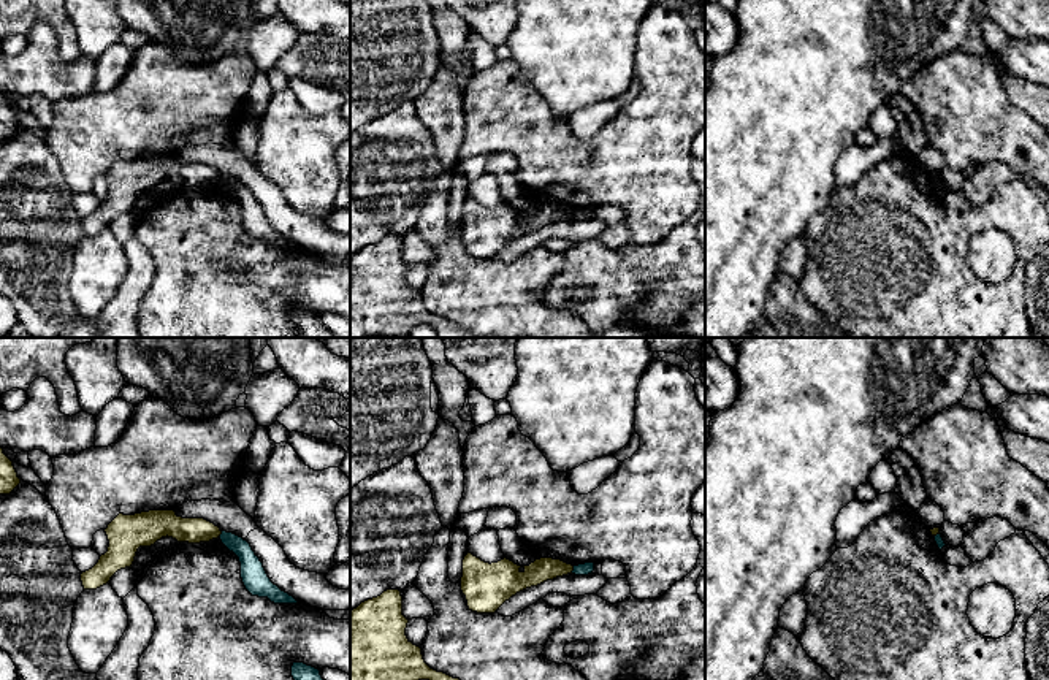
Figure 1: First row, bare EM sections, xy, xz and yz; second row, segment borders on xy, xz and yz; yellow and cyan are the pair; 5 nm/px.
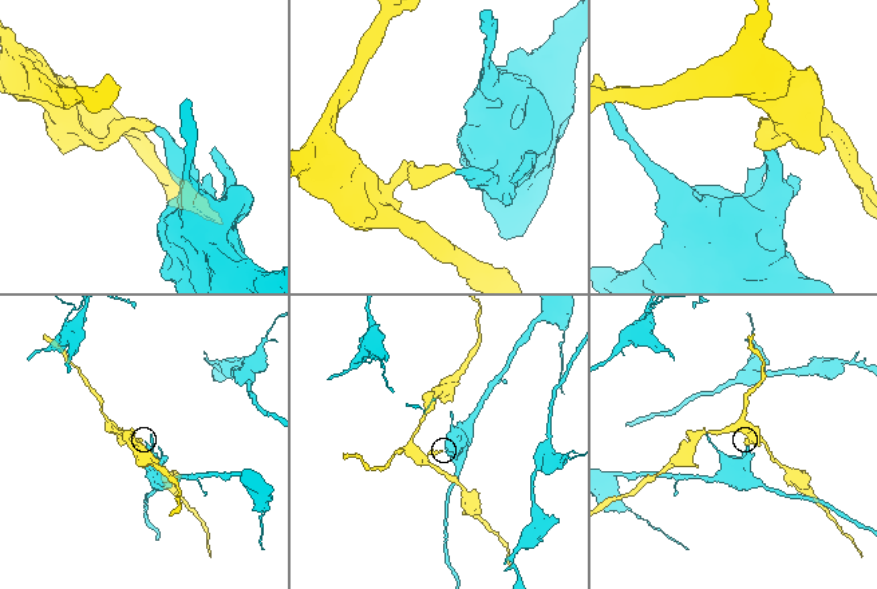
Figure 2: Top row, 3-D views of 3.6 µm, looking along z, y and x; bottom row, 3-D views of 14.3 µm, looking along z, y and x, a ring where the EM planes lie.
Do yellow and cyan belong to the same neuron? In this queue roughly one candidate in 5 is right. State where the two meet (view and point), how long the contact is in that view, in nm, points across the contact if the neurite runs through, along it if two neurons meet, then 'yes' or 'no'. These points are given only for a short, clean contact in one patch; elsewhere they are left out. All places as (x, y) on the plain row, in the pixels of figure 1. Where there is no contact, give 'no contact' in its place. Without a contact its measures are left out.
contact xz (572, 214); length 40 nm; border xz (574, 211), (571, 217); no

